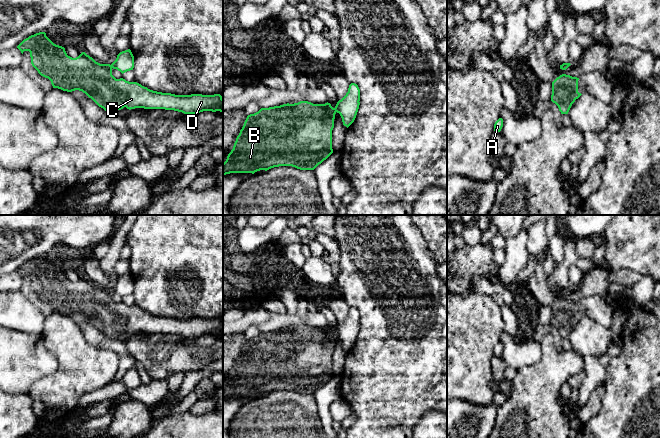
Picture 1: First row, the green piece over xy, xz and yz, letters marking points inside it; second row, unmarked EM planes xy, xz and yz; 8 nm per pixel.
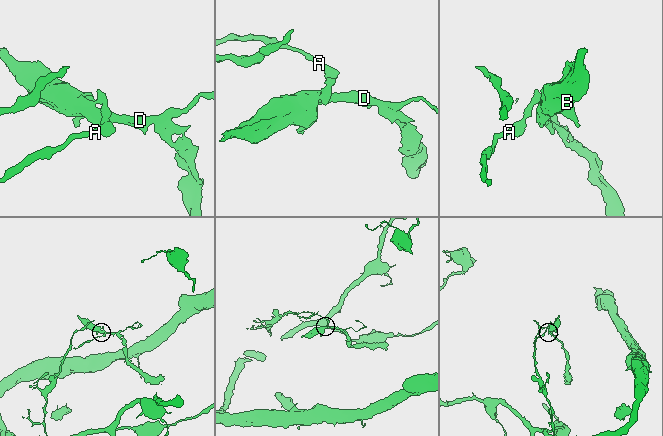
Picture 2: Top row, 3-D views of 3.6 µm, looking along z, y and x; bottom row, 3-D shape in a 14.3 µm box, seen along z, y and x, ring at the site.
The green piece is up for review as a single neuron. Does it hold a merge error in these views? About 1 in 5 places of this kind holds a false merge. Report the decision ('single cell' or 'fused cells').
fused cells

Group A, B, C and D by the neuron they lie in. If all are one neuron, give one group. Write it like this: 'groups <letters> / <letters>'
groups A / B C D

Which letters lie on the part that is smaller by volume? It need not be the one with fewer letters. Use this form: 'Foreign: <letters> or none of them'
Foreign: B, C, D

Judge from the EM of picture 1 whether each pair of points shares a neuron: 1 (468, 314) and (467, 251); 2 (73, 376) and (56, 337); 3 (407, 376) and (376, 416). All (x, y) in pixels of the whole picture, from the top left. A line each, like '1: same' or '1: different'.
1: different
2: same
3: same

